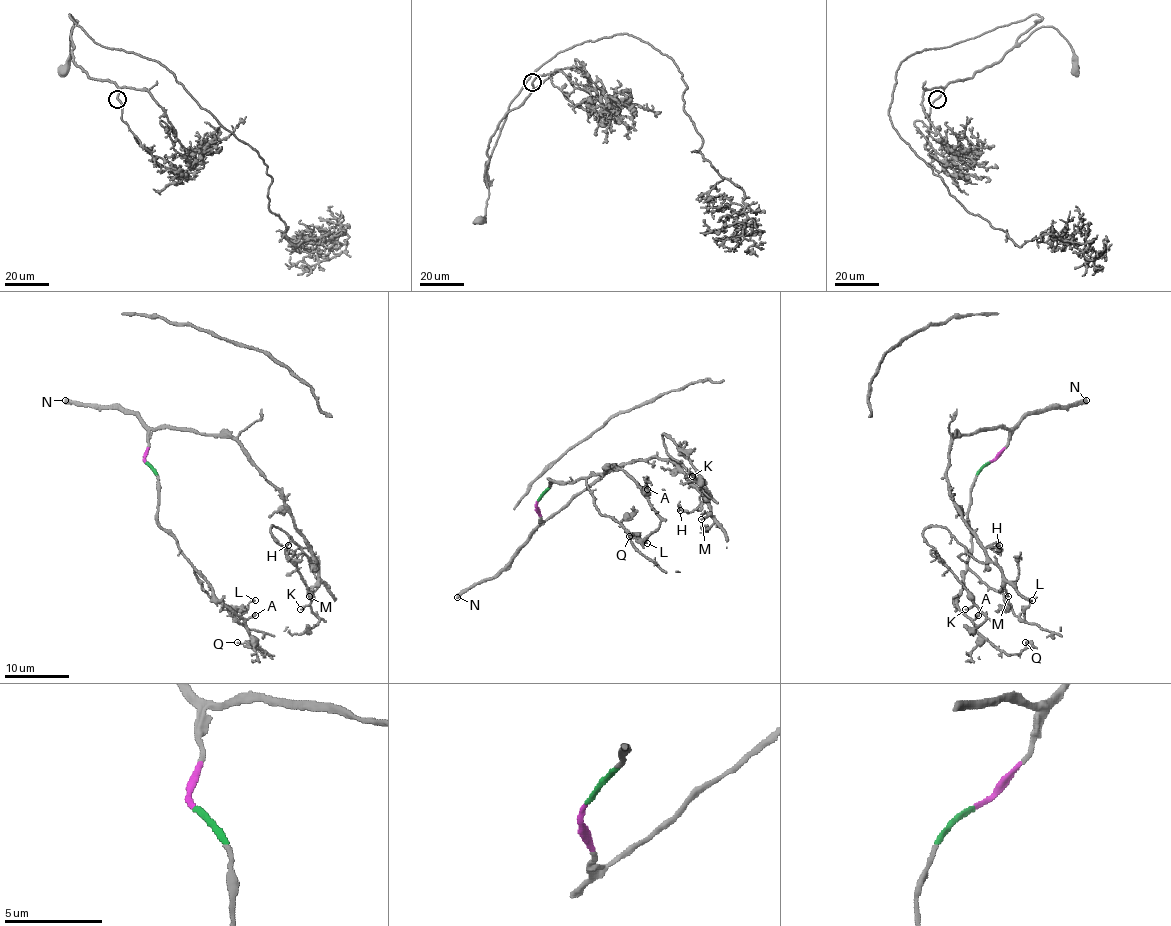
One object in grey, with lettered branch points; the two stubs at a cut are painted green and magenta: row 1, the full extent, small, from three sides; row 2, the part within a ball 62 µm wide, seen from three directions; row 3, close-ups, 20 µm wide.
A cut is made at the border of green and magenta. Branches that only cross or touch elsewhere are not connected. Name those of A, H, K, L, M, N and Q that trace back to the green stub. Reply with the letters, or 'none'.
A, L, Q

